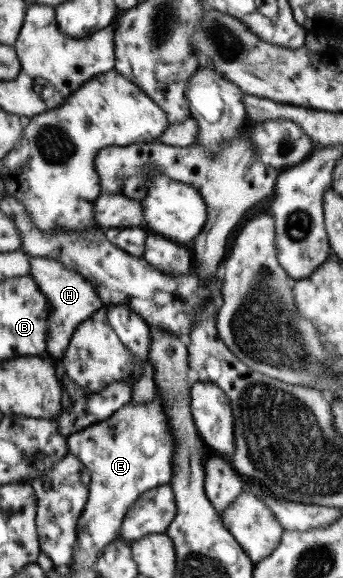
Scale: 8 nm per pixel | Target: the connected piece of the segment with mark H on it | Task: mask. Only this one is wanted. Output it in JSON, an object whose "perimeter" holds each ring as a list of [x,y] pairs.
{"perimeter":[[[29,256],[28,266],[28,276],[37,284],[48,303],[46,354],[53,360],[61,360],[69,347],[76,327],[104,306],[93,285],[76,271],[66,268],[61,262],[49,257]]]}

